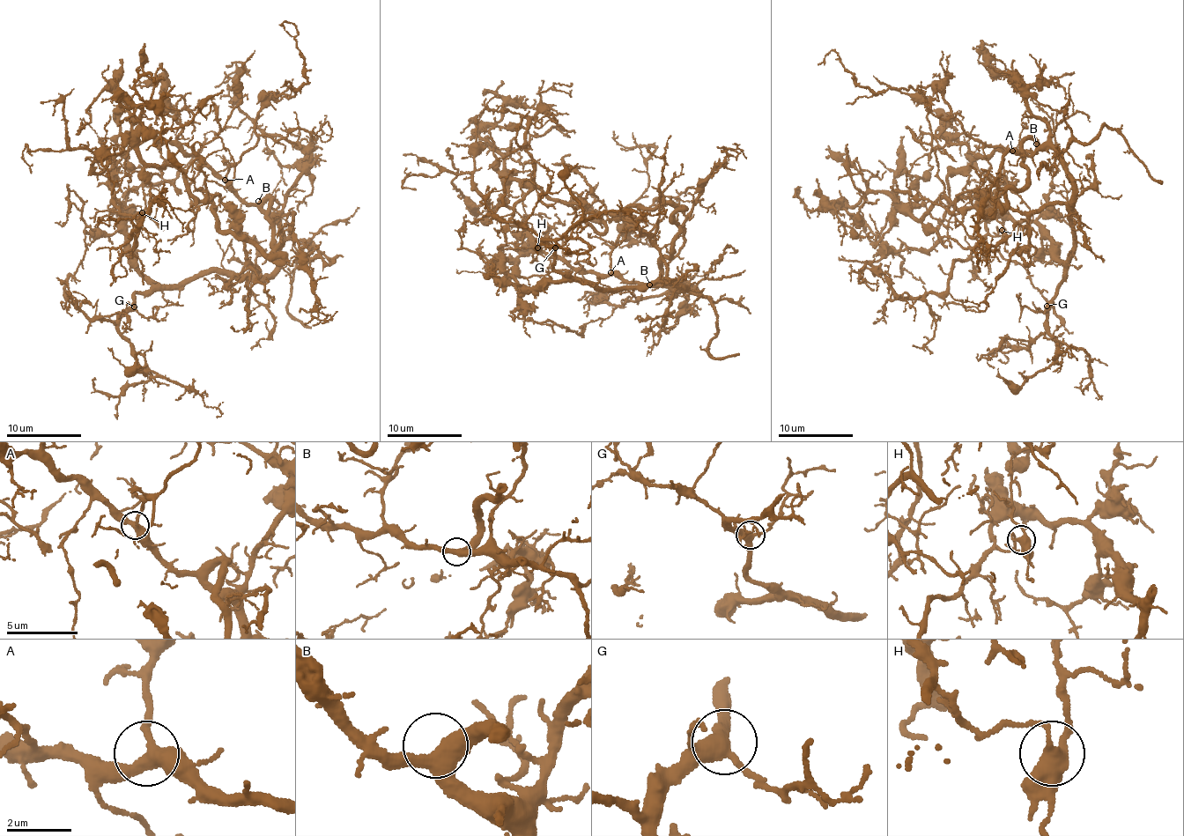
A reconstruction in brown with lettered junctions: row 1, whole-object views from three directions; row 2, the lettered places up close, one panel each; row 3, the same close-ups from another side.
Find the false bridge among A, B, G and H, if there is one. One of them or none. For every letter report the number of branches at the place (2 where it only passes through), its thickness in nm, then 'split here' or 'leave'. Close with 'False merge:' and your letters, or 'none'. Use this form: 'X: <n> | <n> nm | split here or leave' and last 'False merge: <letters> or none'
A: 3 | 360 nm | leave
B: 3 | 420 nm | leave
G: 3 | 400 nm | leave
H: 3 | 400 nm | split here
False merge: H

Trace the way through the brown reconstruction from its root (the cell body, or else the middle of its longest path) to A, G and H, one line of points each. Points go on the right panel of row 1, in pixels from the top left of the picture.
A: (1071, 208), (1074, 191), (1069, 173), (1057, 151), (1047, 147), (1042, 151), (1035, 148), (1032, 155), (1012, 151)
G: (1071, 208), (1069, 224), (1073, 237), (1072, 251), (1062, 281), (1056, 287), (1056, 297), (1047, 306)
H: (1071, 208), (1074, 243), (1065, 264), (1047, 230), (1008, 218), (987, 224), (987, 233), (1001, 231)

